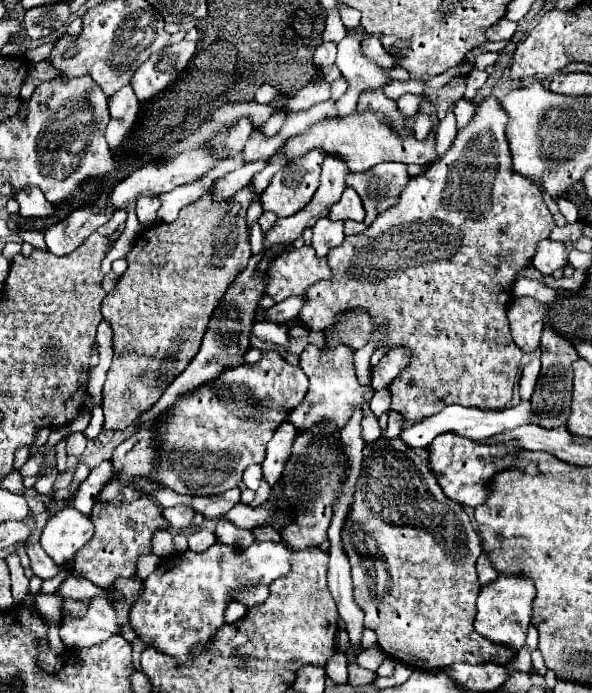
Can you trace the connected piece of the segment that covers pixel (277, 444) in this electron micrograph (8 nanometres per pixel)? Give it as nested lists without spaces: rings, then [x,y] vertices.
[[[285,419],[279,425],[279,429],[275,431],[271,443],[267,445],[267,455],[265,455],[265,461],[261,465],[263,465],[263,475],[265,475],[265,479],[269,481],[271,487],[281,477],[283,465],[285,465],[285,461],[291,455],[291,445],[295,441],[295,435],[297,433],[295,433],[295,429],[291,429],[291,421]]]

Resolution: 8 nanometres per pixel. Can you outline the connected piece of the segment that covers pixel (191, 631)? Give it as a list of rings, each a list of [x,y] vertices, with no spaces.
[[[267,541],[259,545],[253,543],[243,551],[235,551],[231,545],[215,543],[203,553],[183,551],[165,557],[143,581],[143,593],[129,613],[131,627],[157,651],[175,655],[183,663],[195,643],[207,645],[211,635],[223,625],[223,611],[231,601],[231,589],[255,583],[269,585],[273,579],[285,577],[291,571],[293,555],[295,549],[287,549],[281,541]]]

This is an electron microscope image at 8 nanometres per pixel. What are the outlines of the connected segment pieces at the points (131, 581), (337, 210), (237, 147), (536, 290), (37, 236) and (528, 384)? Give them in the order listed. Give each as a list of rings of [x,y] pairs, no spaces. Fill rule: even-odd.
[[[127,577],[127,579],[117,579],[115,585],[113,585],[115,593],[121,597],[121,599],[133,599],[139,589],[141,589],[141,581],[137,577]]]
[[[347,189],[343,193],[343,197],[337,201],[335,207],[331,207],[331,213],[329,213],[329,219],[333,221],[347,221],[347,219],[353,219],[353,221],[363,221],[365,219],[365,209],[361,205],[361,199],[359,195],[355,193],[355,189]]]
[[[243,117],[243,119],[239,119],[239,123],[235,127],[231,127],[231,131],[225,131],[225,133],[219,133],[217,137],[213,137],[209,141],[209,145],[217,147],[221,157],[233,157],[235,153],[243,151],[251,129],[253,129],[253,123],[247,117]]]
[[[519,277],[517,283],[513,285],[513,295],[515,297],[527,295],[527,297],[537,299],[543,305],[549,305],[549,303],[555,301],[557,291],[547,287],[547,285],[543,285],[543,283],[539,283],[539,281],[533,281],[533,279],[527,279],[527,277]]]
[[[18,229],[16,230],[16,233],[22,238],[24,242],[31,244],[34,248],[46,248],[43,231],[21,231]]]
[[[533,359],[531,363],[527,363],[523,367],[521,381],[519,381],[519,385],[521,385],[521,399],[531,399],[531,393],[535,391],[535,383],[539,379],[539,369],[541,369],[539,359]]]

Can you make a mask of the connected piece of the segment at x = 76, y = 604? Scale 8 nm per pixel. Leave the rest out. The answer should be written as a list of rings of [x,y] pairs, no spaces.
[[[65,599],[65,605],[63,605],[63,613],[71,613],[73,617],[79,617],[87,607],[87,601],[73,601],[73,599]]]

